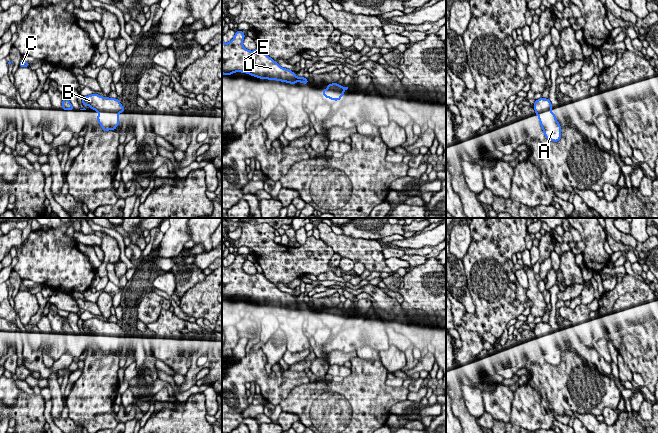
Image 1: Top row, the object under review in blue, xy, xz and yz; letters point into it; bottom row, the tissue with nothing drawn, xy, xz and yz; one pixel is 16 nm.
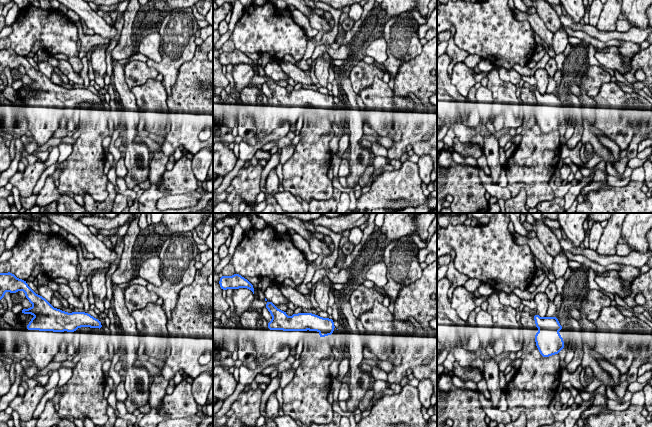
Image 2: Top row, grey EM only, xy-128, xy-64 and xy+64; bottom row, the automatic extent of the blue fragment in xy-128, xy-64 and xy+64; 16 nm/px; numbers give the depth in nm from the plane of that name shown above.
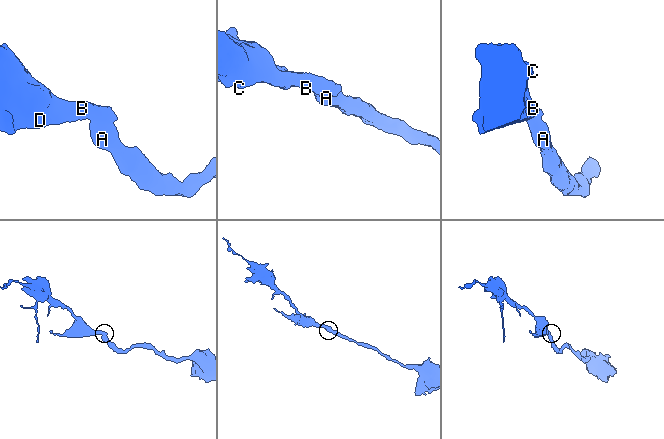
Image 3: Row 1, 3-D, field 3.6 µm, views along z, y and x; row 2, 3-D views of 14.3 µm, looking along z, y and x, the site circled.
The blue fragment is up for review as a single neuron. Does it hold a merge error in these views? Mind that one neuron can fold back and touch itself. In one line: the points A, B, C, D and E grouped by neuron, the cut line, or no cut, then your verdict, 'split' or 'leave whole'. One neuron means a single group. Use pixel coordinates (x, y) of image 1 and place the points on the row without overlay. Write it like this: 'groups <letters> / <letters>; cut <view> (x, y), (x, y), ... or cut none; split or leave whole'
groups A B C D E; cut none; leave whole

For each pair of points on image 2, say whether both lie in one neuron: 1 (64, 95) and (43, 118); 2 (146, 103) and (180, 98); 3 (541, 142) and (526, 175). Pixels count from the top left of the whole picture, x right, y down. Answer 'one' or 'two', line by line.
1: one
2: two
3: one

